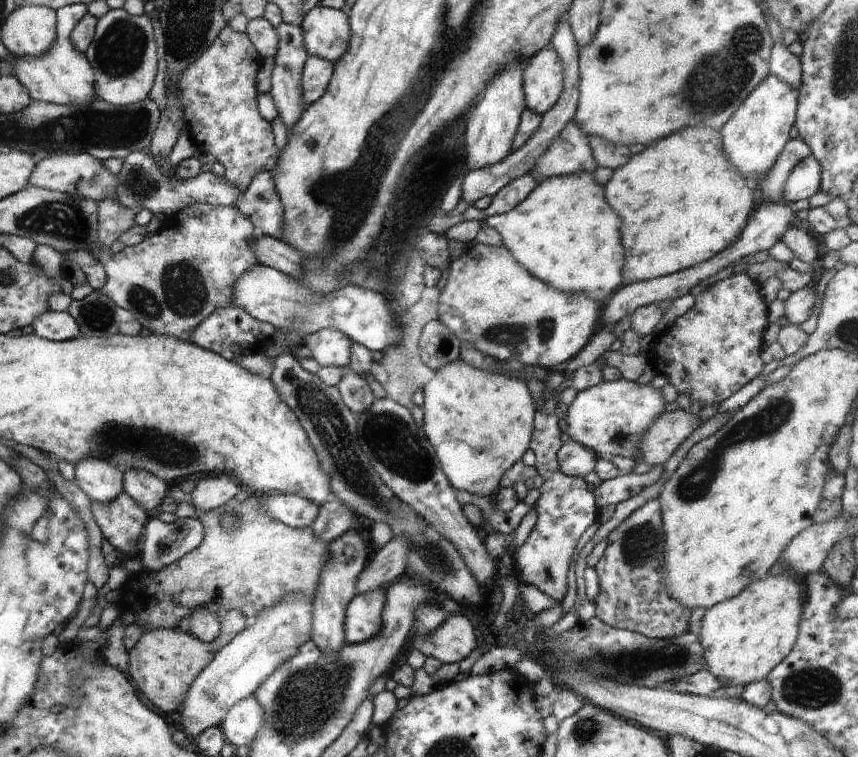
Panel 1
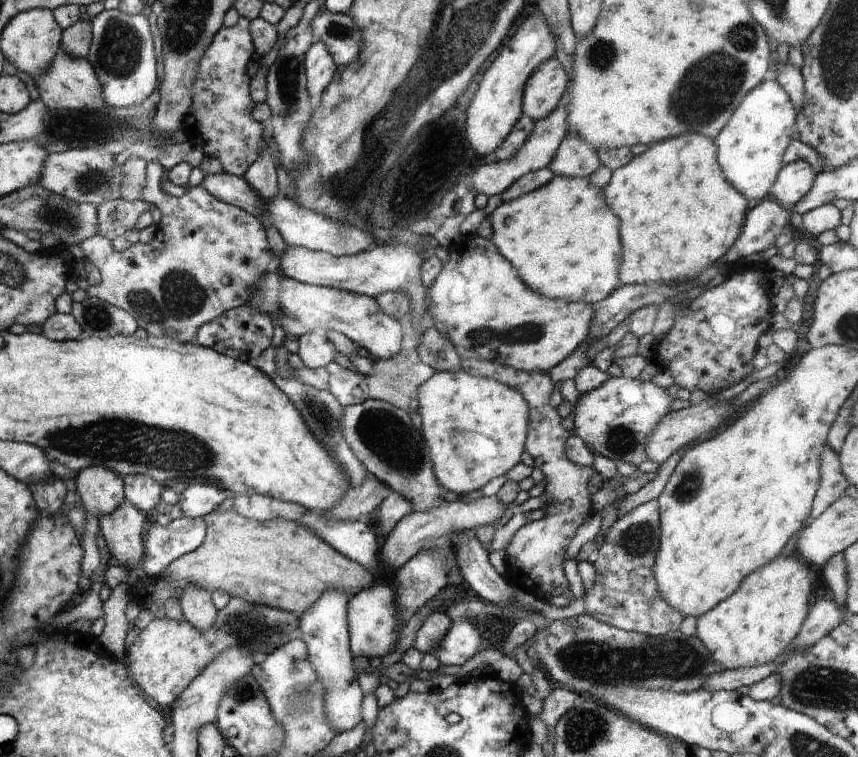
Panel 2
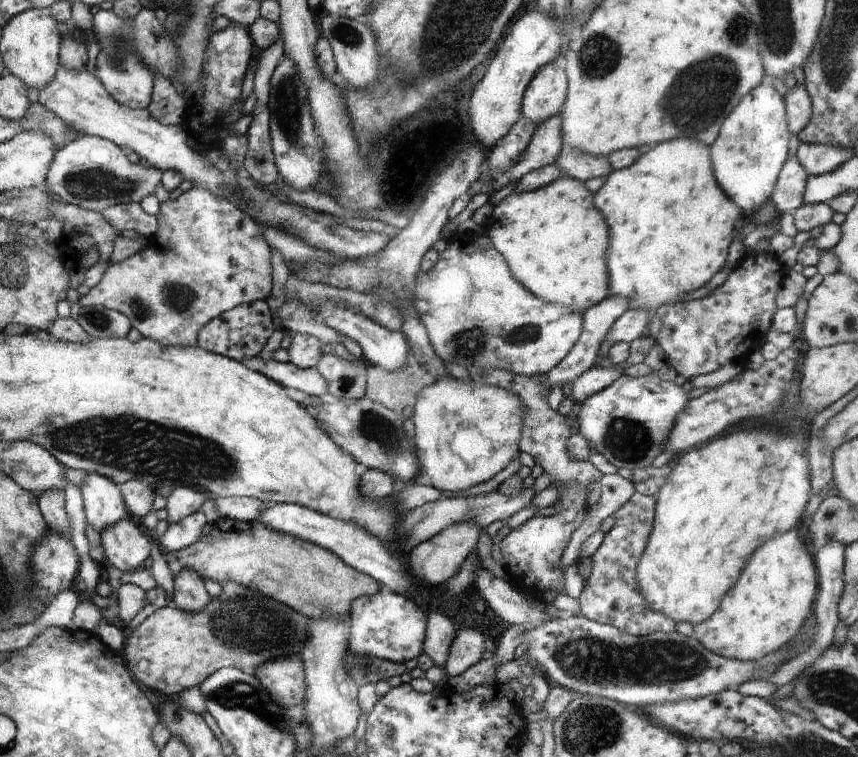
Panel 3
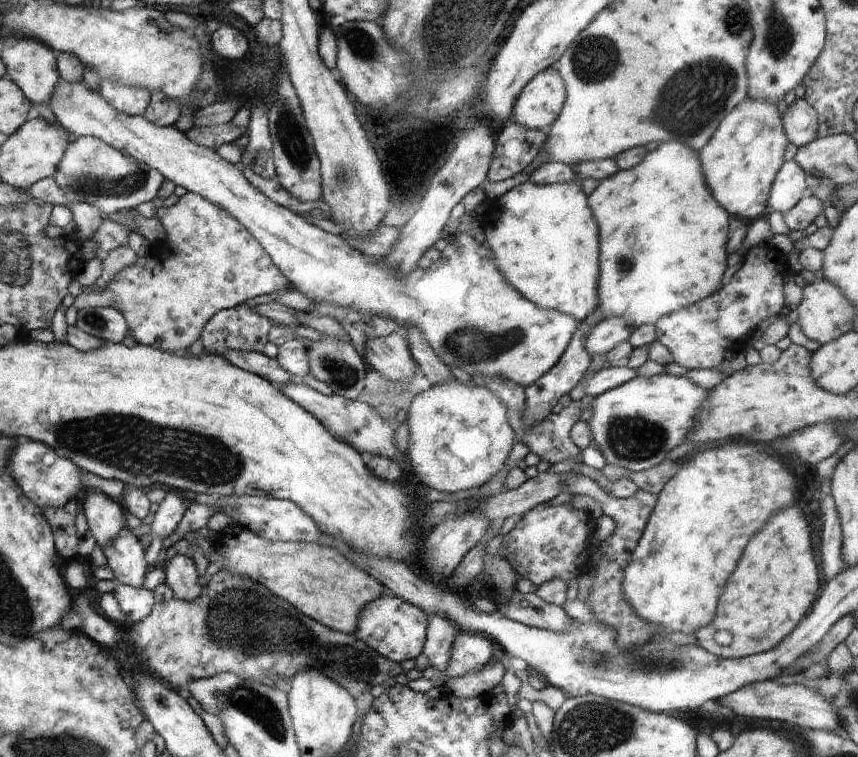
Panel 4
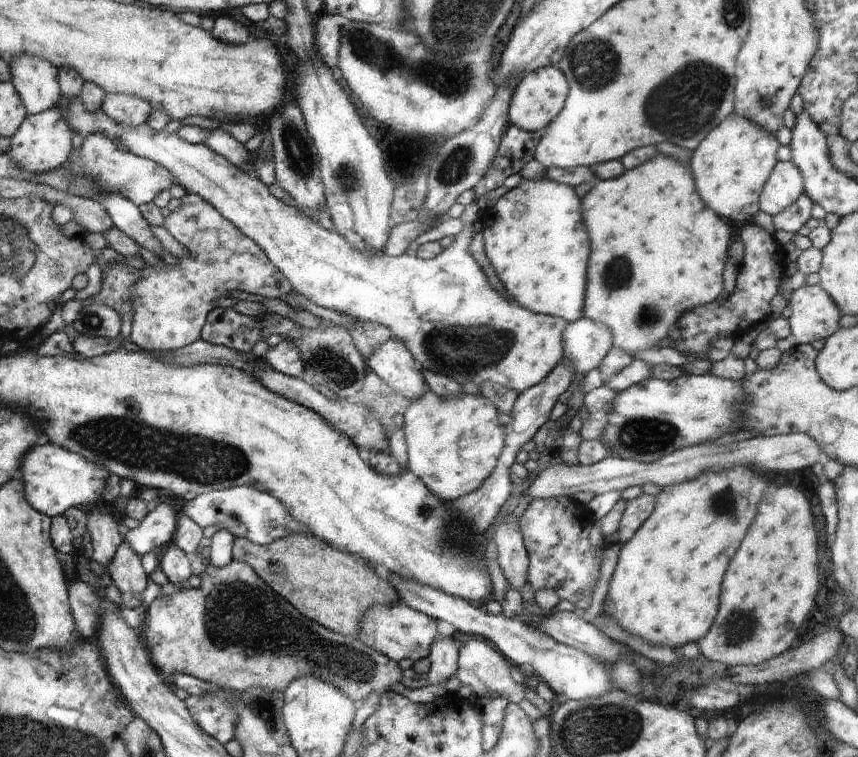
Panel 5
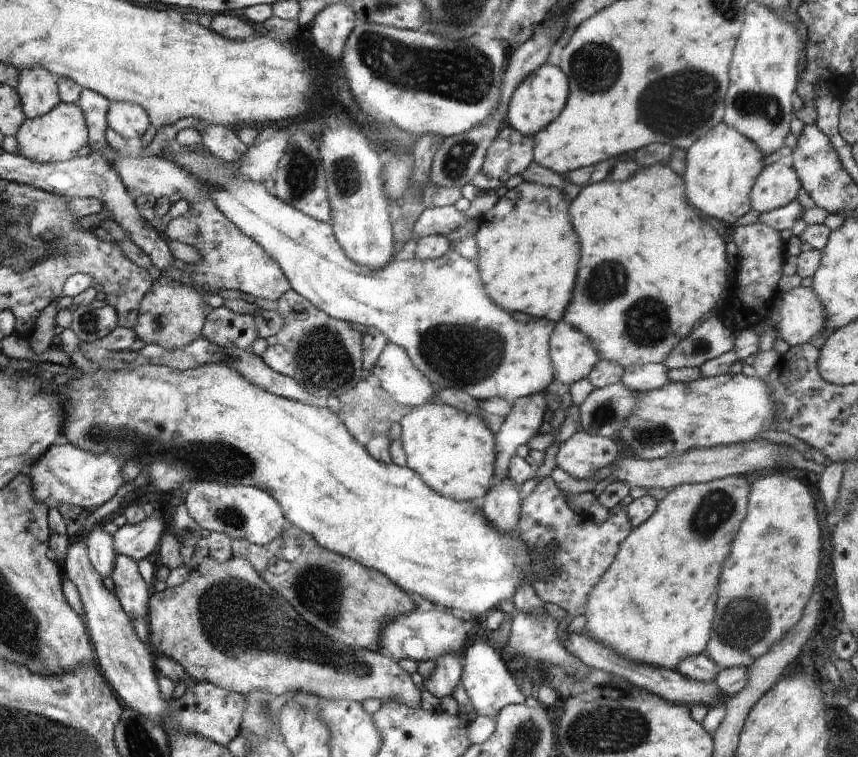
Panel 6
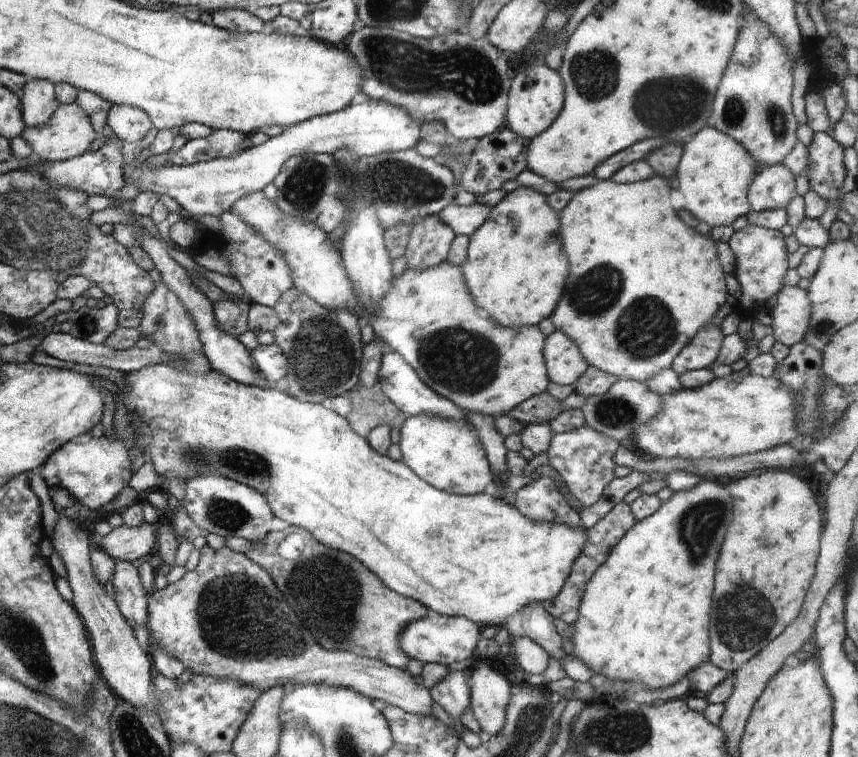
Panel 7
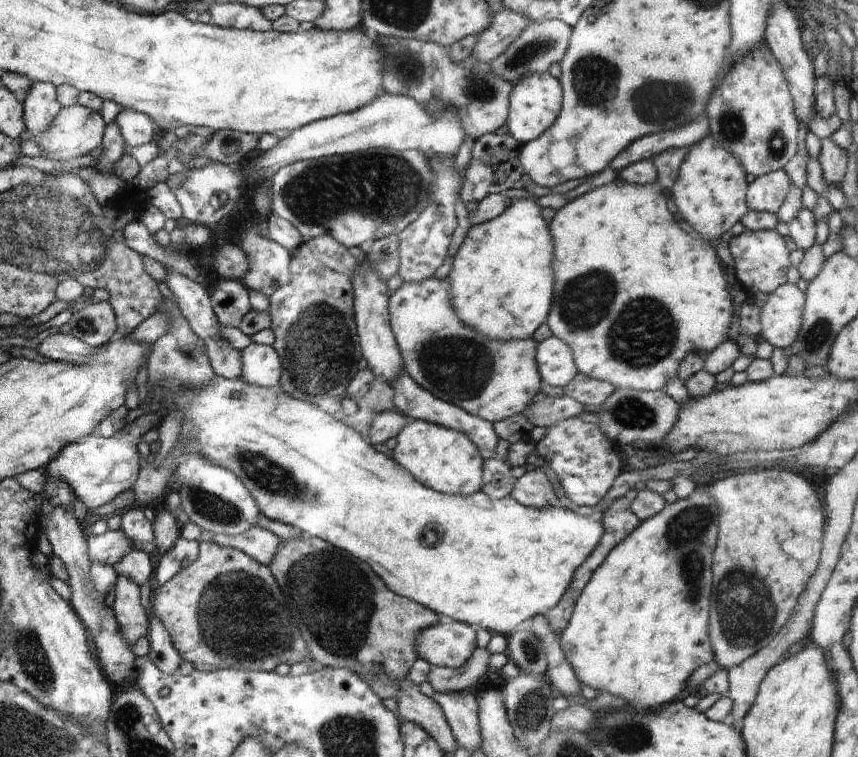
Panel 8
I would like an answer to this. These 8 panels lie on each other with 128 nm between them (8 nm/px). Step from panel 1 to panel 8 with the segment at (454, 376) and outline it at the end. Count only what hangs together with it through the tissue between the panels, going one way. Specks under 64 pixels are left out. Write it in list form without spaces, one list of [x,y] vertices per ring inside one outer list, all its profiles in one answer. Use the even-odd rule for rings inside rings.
[[[412,419],[400,430],[396,440],[393,459],[422,486],[444,494],[462,496],[470,496],[481,490],[485,460],[466,434],[424,420]]]

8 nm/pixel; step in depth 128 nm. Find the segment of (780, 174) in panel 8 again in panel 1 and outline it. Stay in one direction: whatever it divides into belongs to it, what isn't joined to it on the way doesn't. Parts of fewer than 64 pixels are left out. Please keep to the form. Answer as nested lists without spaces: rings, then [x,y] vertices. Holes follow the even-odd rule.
[[[811,155],[802,160],[787,177],[784,189],[784,202],[794,203],[810,199],[821,192],[820,164]]]

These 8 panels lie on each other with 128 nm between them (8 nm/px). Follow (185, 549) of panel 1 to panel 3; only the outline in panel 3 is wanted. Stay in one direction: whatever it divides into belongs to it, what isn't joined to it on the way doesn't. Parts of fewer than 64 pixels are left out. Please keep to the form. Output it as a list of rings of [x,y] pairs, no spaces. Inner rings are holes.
[[[202,510],[188,515],[180,522],[172,522],[160,537],[156,537],[157,544],[163,554],[178,552],[196,544],[202,538],[202,530],[207,520]]]

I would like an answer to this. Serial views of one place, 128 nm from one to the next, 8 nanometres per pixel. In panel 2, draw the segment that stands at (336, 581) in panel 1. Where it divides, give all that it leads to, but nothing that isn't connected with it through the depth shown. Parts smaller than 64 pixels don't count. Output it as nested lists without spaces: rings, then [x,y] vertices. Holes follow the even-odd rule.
[[[338,588],[326,590],[312,604],[312,608],[308,612],[304,612],[299,618],[299,628],[302,630],[301,639],[306,644],[310,664],[326,688],[326,704],[324,704],[326,716],[339,732],[354,728],[363,720],[361,710],[363,696],[365,695],[357,679],[354,656],[349,646],[347,619],[349,600],[350,597]]]

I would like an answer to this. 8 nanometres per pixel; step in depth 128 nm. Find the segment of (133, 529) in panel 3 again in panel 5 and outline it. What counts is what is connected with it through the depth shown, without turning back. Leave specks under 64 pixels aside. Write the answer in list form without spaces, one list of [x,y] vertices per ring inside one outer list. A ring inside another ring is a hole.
[[[123,541],[118,546],[106,570],[122,594],[121,606],[140,608],[142,604],[140,600],[142,600],[142,592],[146,590],[148,576],[140,566],[140,556],[132,550],[128,542]]]

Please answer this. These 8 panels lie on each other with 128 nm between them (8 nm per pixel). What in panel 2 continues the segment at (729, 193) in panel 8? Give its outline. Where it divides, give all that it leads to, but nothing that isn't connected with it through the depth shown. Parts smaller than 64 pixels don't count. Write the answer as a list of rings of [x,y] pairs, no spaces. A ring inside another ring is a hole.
[[[762,81],[734,110],[715,138],[716,152],[724,180],[732,184],[751,204],[766,198],[783,167],[784,152],[795,131],[796,110],[790,96],[776,81]]]

